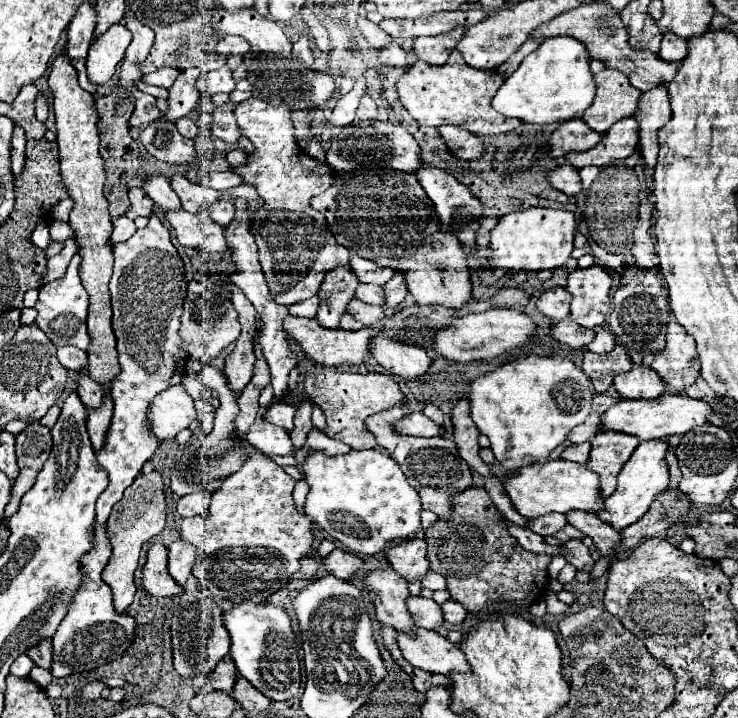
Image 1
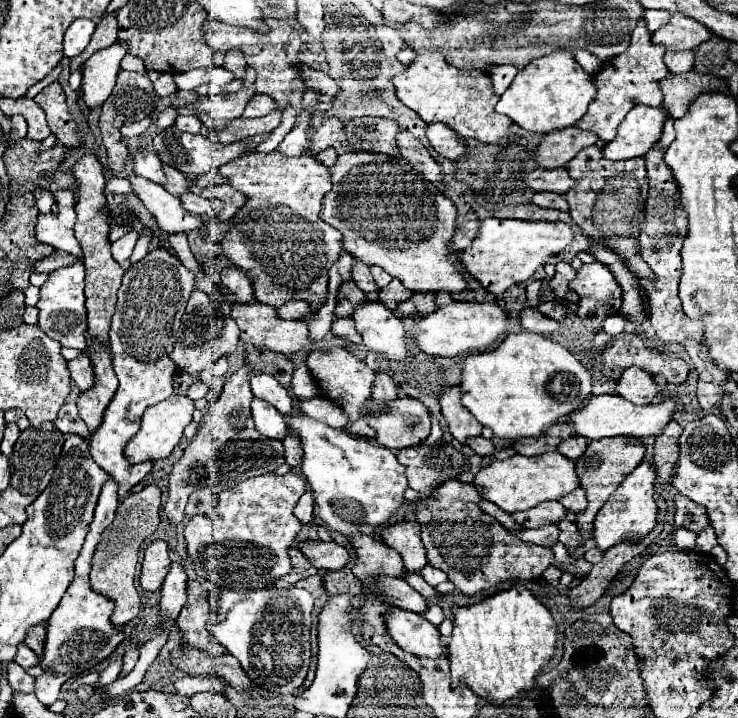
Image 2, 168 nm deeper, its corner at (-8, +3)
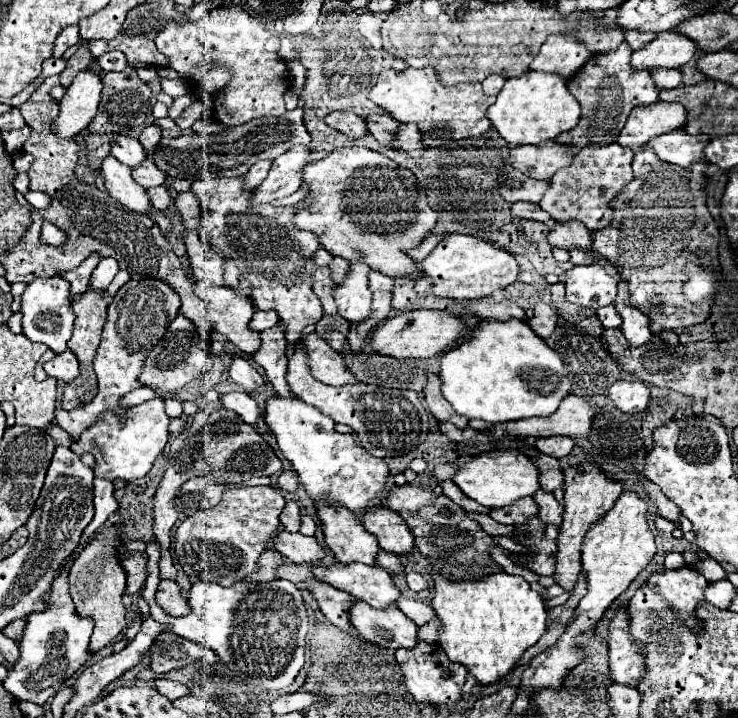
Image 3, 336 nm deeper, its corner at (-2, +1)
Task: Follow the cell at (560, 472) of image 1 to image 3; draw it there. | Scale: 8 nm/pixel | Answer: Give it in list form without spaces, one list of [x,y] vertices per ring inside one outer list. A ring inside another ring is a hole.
[[[492,450],[492,452],[474,456],[466,464],[460,464],[452,480],[468,498],[476,500],[478,504],[488,508],[502,508],[524,496],[532,496],[538,490],[538,468],[522,452],[516,452],[516,450],[494,452]]]

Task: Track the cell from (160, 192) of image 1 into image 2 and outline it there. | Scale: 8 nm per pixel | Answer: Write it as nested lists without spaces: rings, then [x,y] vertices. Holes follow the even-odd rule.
[[[142,152],[134,156],[134,172],[146,180],[152,180],[154,184],[164,184],[166,174],[162,170],[162,162],[154,152]]]

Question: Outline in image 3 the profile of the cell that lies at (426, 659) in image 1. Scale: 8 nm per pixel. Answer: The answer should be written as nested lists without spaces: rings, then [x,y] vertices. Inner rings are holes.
[[[352,600],[348,618],[356,636],[364,642],[390,650],[414,648],[418,644],[418,626],[394,604],[390,608],[372,608],[362,600]]]

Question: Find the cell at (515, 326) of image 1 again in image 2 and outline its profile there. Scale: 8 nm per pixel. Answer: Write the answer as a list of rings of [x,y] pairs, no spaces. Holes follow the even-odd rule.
[[[456,302],[450,306],[440,306],[436,312],[418,320],[412,336],[422,352],[432,354],[432,356],[452,358],[452,356],[470,354],[470,352],[486,352],[488,348],[494,348],[494,342],[502,340],[502,336],[506,334],[508,320],[510,320],[508,310],[504,310],[496,304]]]

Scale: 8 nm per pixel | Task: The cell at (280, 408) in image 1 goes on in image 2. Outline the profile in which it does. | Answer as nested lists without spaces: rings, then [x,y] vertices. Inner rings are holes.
[[[254,372],[250,378],[250,386],[256,398],[272,404],[276,410],[280,410],[280,414],[290,416],[292,414],[292,398],[290,394],[278,384],[276,378],[268,376],[268,374],[260,374]]]

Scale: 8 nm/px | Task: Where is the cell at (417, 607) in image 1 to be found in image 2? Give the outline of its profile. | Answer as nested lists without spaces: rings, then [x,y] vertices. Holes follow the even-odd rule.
[[[380,578],[378,580],[378,590],[388,596],[388,602],[392,602],[394,606],[402,608],[402,610],[410,610],[416,614],[424,614],[428,610],[428,604],[424,602],[424,596],[418,594],[416,590],[412,590],[412,586],[408,586],[408,582],[400,580],[400,578]]]

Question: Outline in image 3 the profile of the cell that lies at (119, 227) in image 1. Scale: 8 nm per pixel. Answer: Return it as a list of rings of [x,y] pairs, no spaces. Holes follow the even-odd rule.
[[[102,258],[90,276],[90,288],[104,292],[112,282],[112,278],[116,276],[116,272],[118,272],[118,262],[112,258]]]

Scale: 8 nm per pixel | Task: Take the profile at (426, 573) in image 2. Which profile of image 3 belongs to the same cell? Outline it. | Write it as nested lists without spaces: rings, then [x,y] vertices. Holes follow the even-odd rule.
[[[408,572],[406,574],[406,582],[408,582],[412,592],[420,592],[420,590],[428,588],[428,580],[422,574],[418,574],[418,572]]]

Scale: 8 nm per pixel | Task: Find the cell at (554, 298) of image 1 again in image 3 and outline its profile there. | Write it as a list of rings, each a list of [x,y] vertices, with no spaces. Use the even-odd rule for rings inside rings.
[[[538,302],[534,308],[534,318],[528,324],[542,340],[546,340],[556,328],[556,314],[546,302]]]

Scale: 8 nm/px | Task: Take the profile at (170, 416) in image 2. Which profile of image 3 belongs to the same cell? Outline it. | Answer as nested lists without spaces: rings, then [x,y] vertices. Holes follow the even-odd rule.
[[[160,398],[142,402],[140,406],[134,406],[126,412],[126,420],[122,424],[122,418],[114,412],[102,412],[102,416],[86,428],[76,442],[72,442],[70,450],[78,456],[92,454],[94,456],[94,476],[104,480],[122,480],[126,484],[136,482],[138,478],[146,476],[156,460],[158,454],[162,454],[166,442],[168,442],[168,424],[170,418],[164,412],[164,402]]]

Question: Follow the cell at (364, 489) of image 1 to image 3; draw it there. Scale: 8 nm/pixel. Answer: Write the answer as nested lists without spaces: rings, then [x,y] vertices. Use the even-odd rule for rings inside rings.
[[[274,394],[266,400],[264,422],[274,432],[284,458],[294,466],[312,500],[340,502],[352,512],[364,512],[384,496],[384,486],[390,476],[386,462],[368,454],[364,448],[358,448],[352,434],[338,434],[334,422],[318,412],[318,408],[304,404],[298,398]]]

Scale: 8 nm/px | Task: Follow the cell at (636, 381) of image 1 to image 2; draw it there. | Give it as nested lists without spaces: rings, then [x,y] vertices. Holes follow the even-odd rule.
[[[630,366],[624,370],[622,378],[616,384],[616,392],[634,404],[650,404],[658,396],[658,384],[654,382],[652,374]]]

